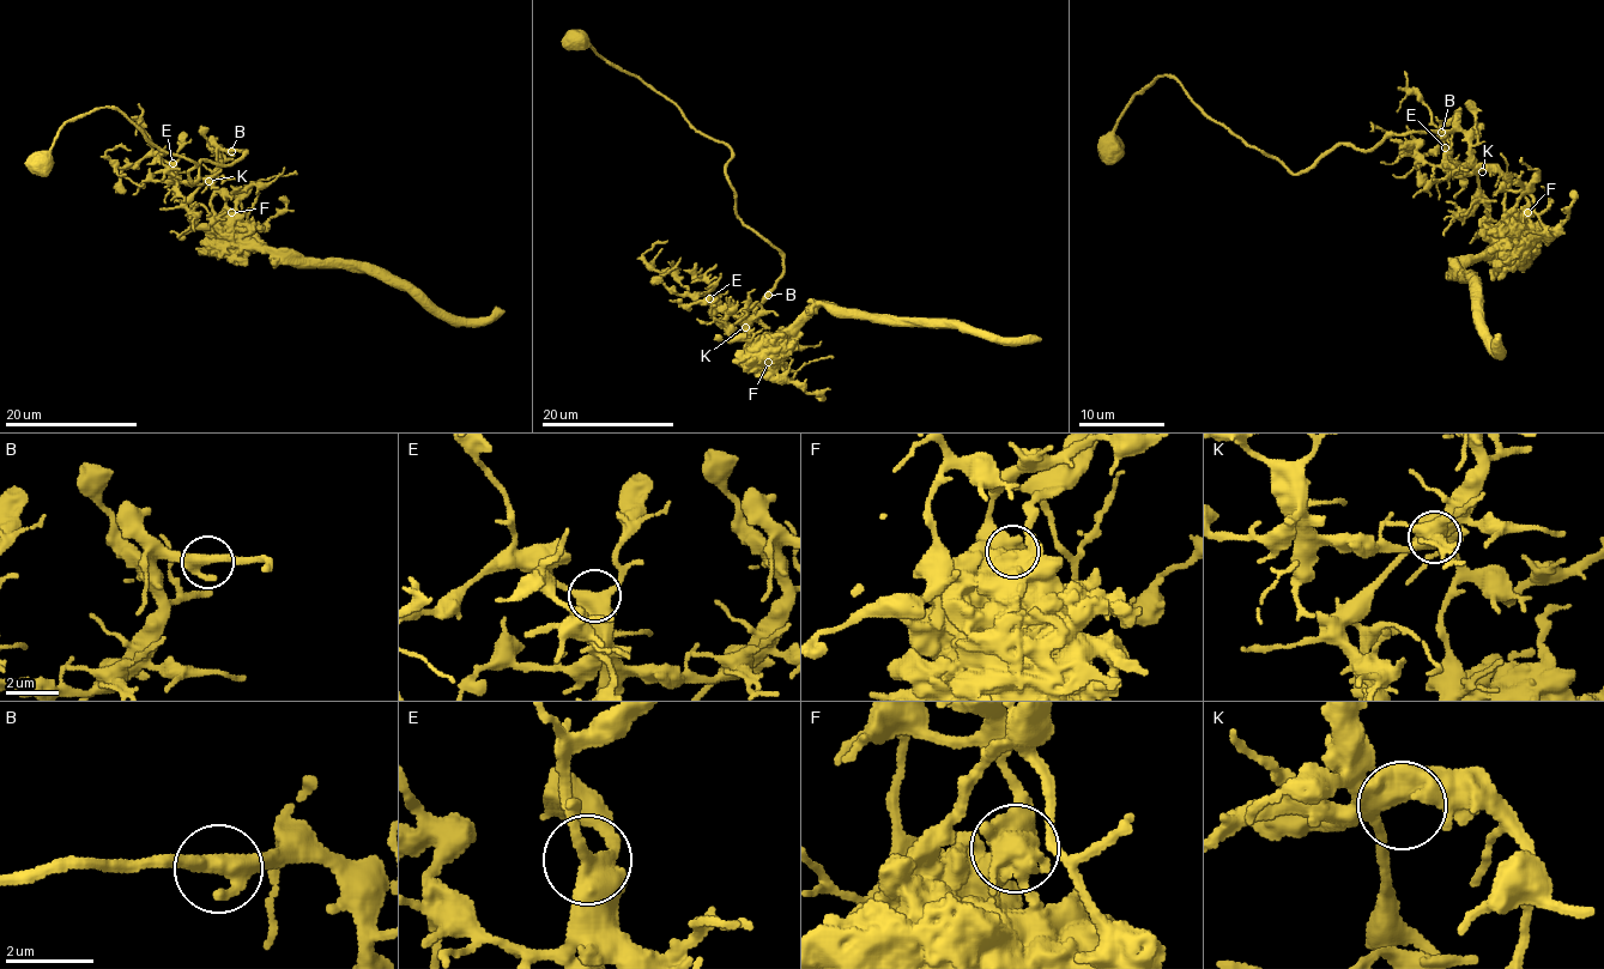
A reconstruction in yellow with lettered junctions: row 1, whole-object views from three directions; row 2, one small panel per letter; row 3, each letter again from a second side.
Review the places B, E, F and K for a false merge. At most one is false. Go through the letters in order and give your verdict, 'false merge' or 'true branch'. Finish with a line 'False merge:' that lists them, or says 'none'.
B: true branch
E: true branch
F: false merge
K: true branch
False merge: F

